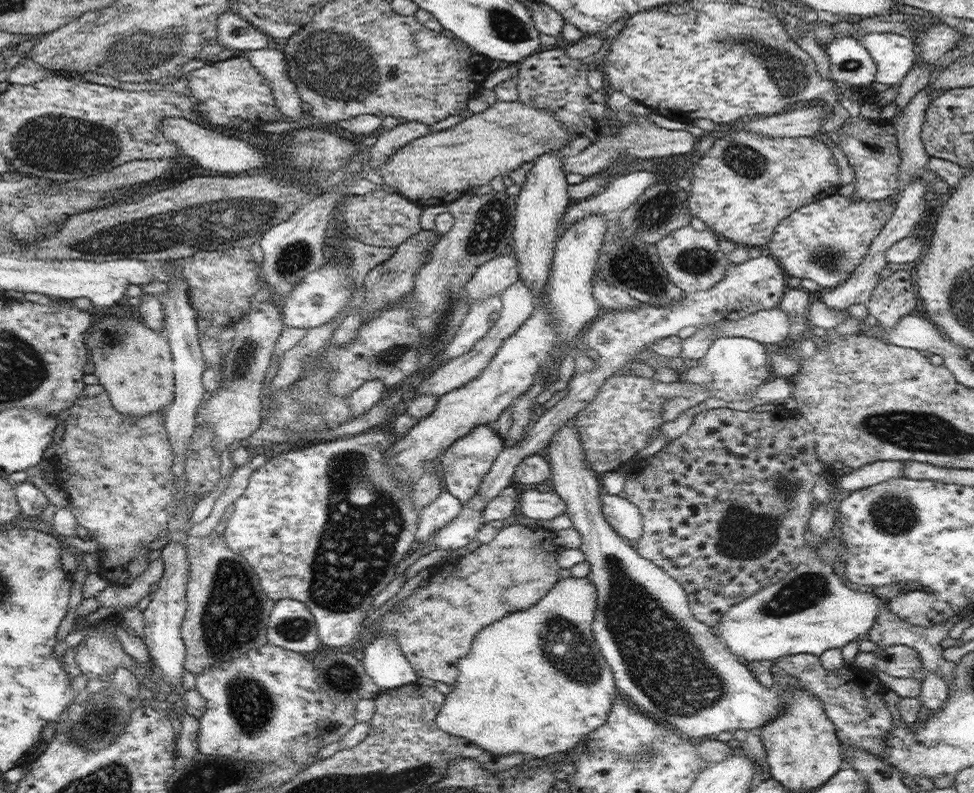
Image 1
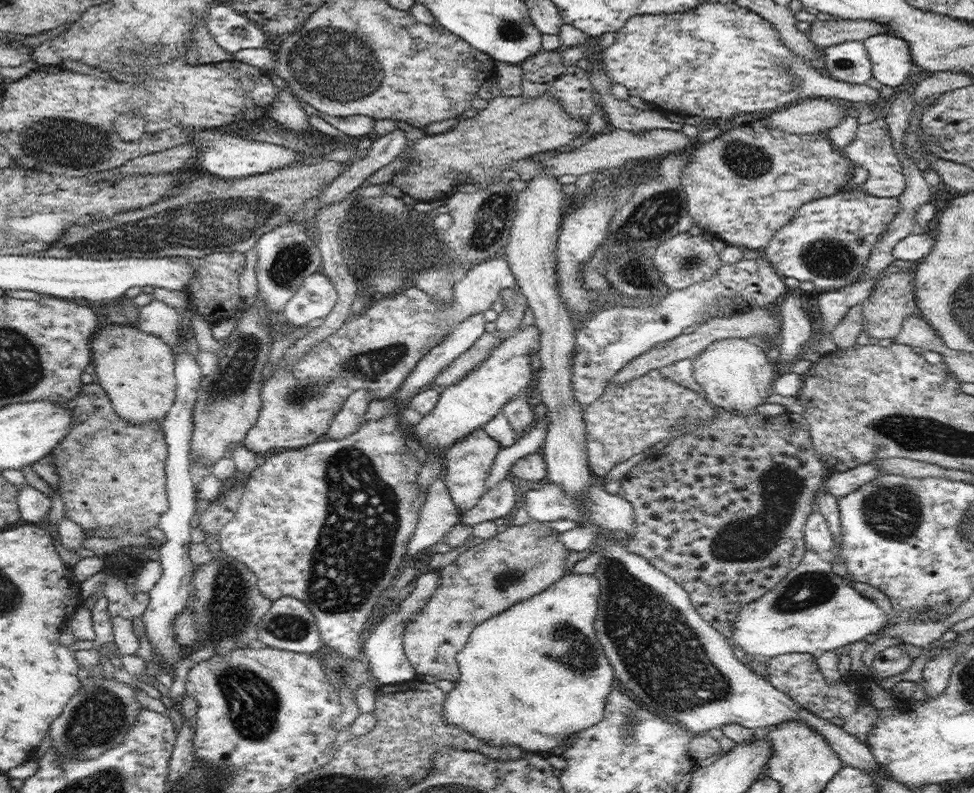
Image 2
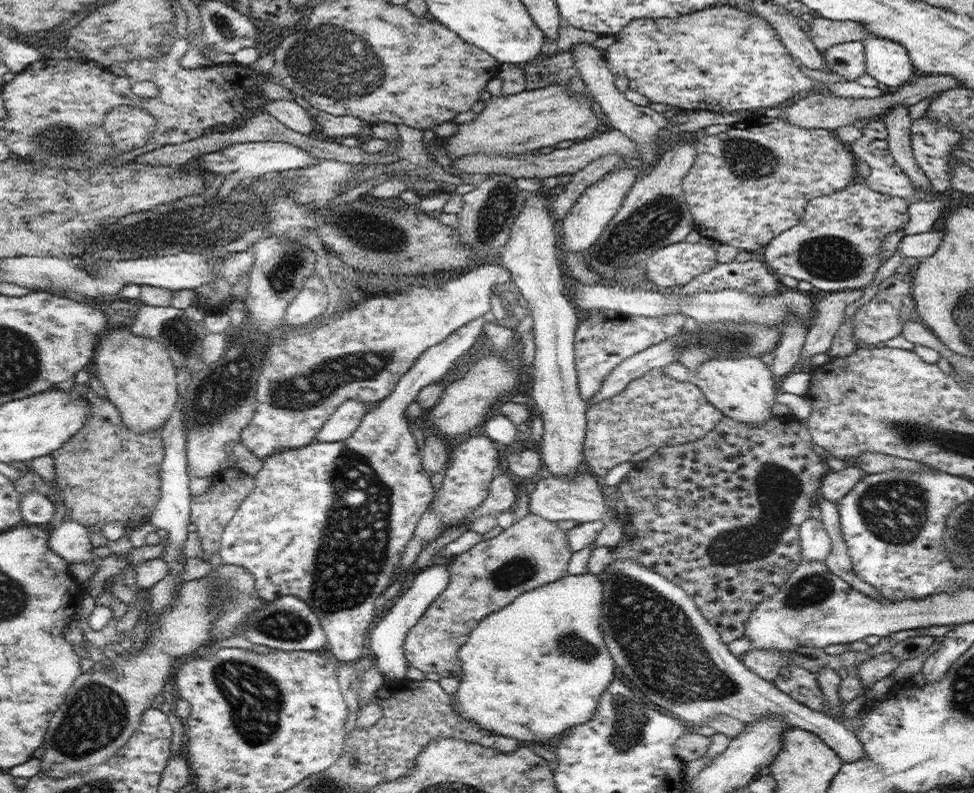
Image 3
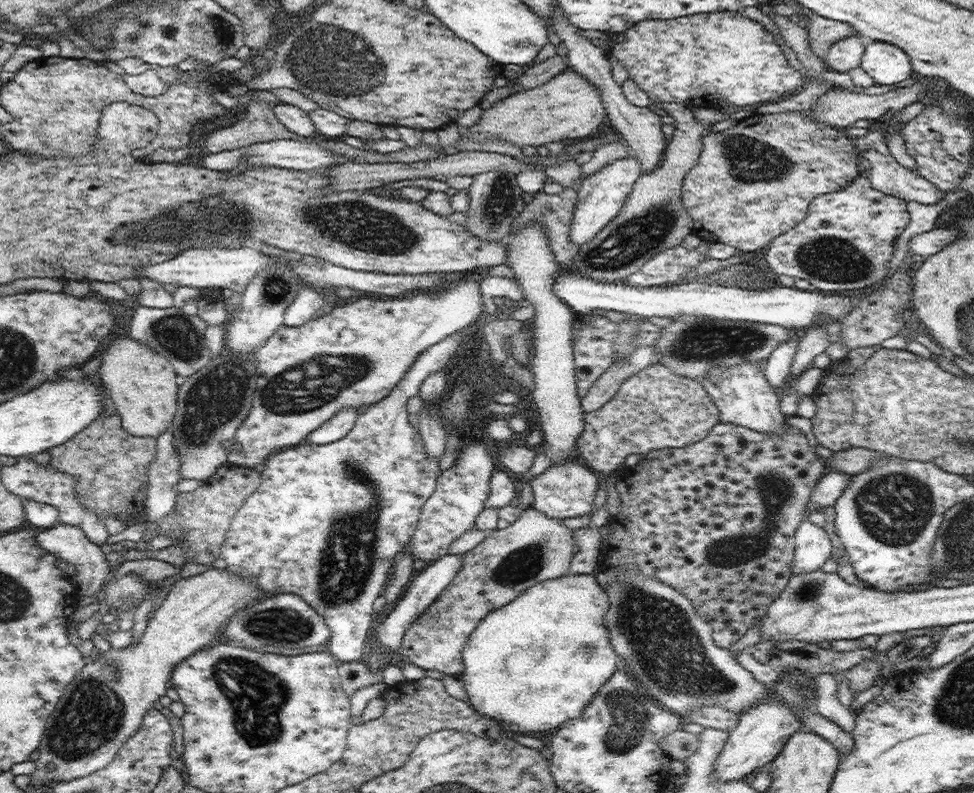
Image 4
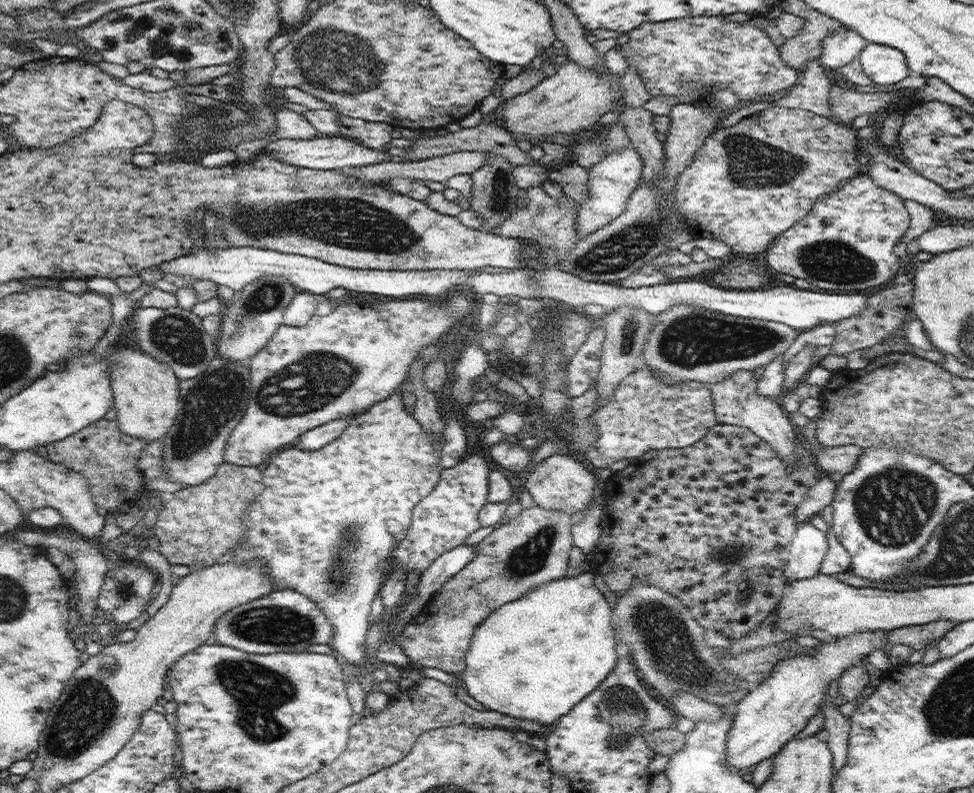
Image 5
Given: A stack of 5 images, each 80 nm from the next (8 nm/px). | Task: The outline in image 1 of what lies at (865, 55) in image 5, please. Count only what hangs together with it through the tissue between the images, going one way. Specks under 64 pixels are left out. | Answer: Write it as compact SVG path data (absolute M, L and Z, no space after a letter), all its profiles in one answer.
M849 17L841 20L835 27L845 34L853 34L866 48L866 51L875 60L877 73L875 82L880 84L898 84L902 82L907 72L918 61L917 50L914 50L915 40L912 37L899 35L895 32L869 32L863 35L855 33L855 21Z

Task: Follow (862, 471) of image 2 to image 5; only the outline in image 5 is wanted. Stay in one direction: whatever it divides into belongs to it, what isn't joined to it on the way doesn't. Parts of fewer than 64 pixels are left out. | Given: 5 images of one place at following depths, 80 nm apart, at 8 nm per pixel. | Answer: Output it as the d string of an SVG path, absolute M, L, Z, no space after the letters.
M826 476L810 488L807 497L795 510L798 524L809 521L812 516L822 513L826 506L830 506L839 483Z

